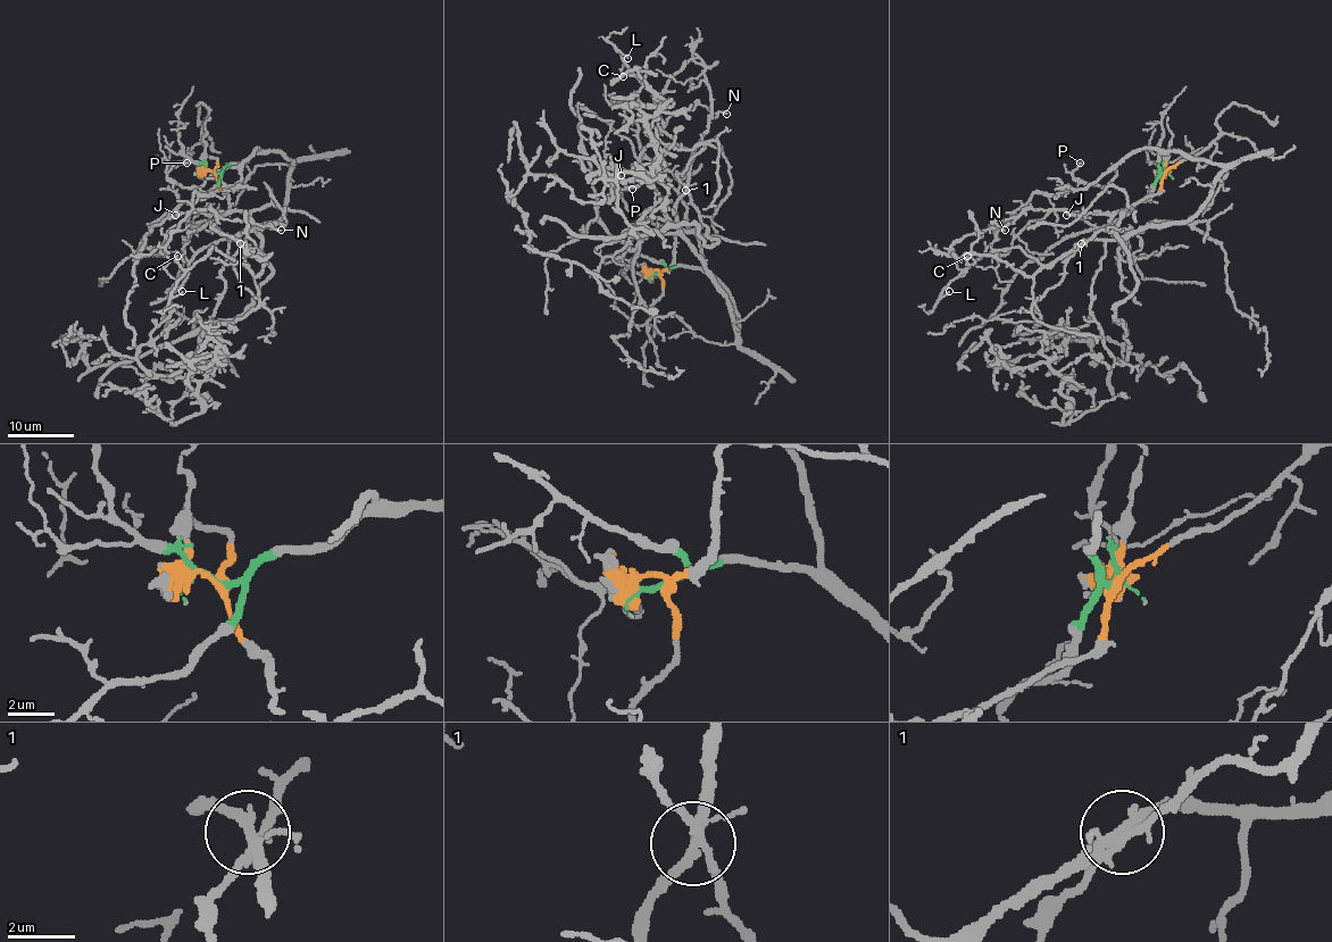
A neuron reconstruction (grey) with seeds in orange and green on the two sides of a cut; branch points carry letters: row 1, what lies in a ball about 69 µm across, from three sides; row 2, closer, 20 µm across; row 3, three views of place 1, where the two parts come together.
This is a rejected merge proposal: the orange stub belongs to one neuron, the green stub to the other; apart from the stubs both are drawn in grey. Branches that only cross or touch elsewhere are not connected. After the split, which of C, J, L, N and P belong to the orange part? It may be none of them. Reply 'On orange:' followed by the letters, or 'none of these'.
On orange: J, N

